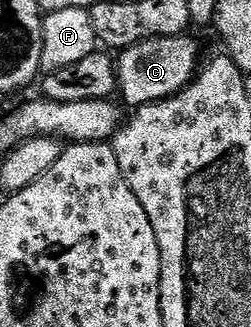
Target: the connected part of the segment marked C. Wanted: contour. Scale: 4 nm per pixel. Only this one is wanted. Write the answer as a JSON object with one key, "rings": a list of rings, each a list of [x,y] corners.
{"rings":[[[191,35],[145,39],[122,50],[118,57],[117,93],[118,96],[123,96],[131,107],[151,105],[155,101],[167,101],[176,97],[201,68],[199,45]]]}

